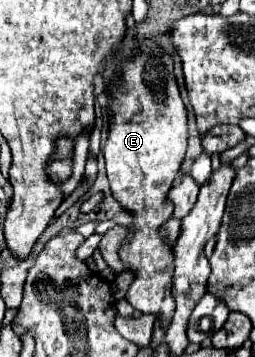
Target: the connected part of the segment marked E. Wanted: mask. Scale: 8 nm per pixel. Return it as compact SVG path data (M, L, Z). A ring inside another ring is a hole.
M166 41L158 43L146 43L138 49L136 57L128 61L122 69L122 79L112 85L114 99L112 99L112 115L110 115L110 137L104 145L104 157L106 157L106 173L108 181L112 187L112 195L116 201L126 207L134 215L134 223L130 225L134 237L124 243L120 249L120 259L128 265L128 269L136 271L136 279L126 291L126 301L142 311L142 313L152 313L152 315L162 315L162 325L166 327L172 313L174 313L174 299L170 293L170 283L172 283L172 249L158 237L158 229L162 223L168 221L172 215L172 205L164 205L166 195L178 175L180 163L186 153L186 109L178 93L176 79L172 75L172 65L174 65L174 51Z

